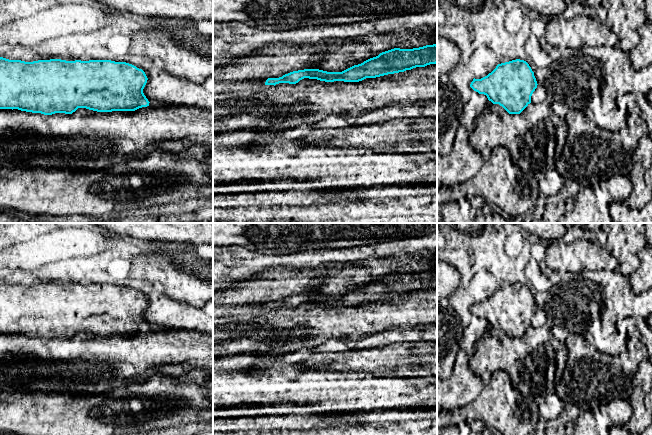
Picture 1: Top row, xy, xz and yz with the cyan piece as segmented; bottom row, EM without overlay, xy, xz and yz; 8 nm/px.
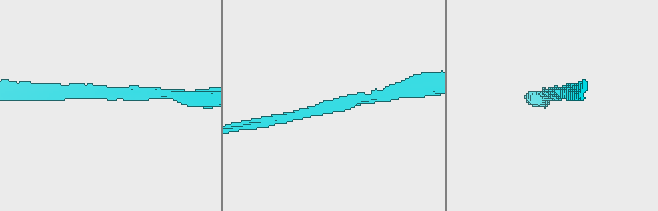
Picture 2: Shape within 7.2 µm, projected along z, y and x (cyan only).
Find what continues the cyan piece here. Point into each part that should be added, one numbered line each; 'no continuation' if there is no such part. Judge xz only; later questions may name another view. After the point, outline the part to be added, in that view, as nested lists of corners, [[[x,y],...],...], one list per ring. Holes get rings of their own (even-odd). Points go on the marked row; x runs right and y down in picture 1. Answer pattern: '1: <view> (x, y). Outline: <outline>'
no continuation

